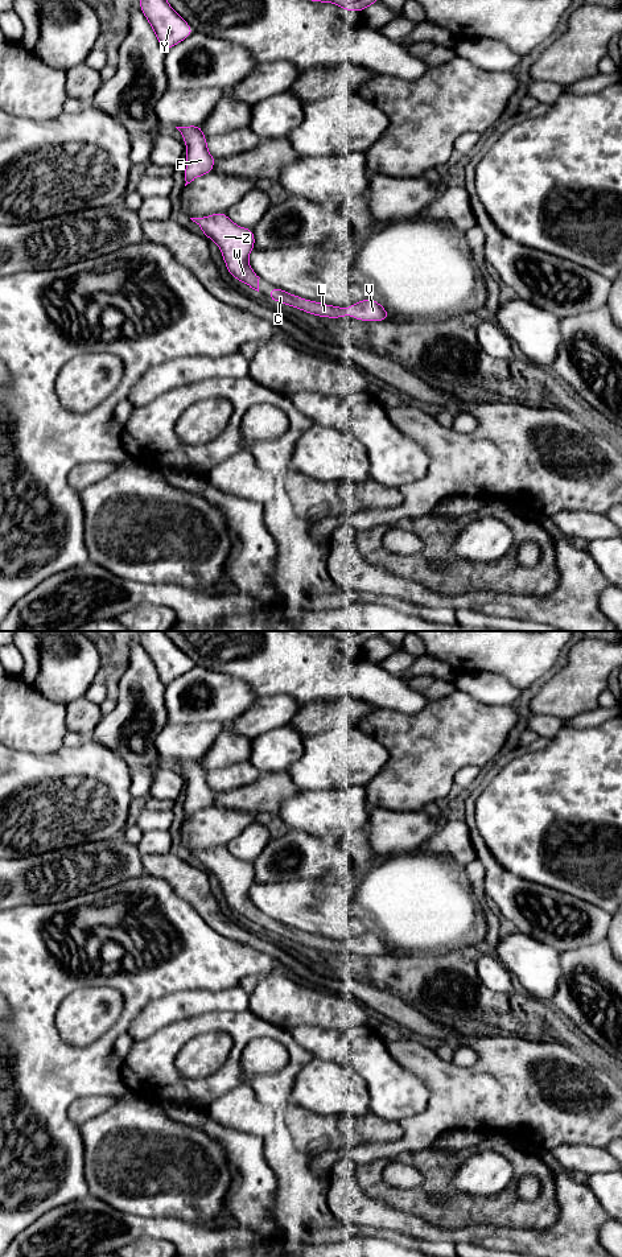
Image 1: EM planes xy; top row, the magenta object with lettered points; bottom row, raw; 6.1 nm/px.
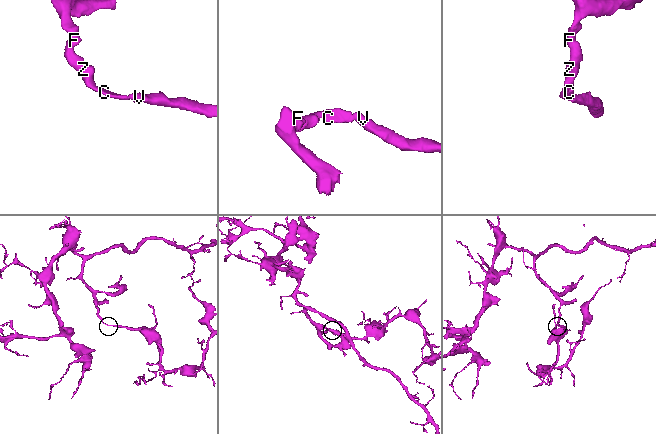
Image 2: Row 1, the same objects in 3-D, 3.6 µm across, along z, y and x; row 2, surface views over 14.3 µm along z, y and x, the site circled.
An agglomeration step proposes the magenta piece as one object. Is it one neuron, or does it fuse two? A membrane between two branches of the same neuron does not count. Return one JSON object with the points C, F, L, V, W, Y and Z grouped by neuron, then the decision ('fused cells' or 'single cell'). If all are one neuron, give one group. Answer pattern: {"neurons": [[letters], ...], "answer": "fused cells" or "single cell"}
{"neurons": [["C", "F", "L", "V", "W", "Y", "Z"]], "answer": "single cell"}

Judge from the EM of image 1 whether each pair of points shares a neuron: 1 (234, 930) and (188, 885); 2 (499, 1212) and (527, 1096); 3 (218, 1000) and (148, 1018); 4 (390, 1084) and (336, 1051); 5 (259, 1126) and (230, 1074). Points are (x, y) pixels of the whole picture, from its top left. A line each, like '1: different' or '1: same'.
1: same
2: different
3: same
4: same
5: different

